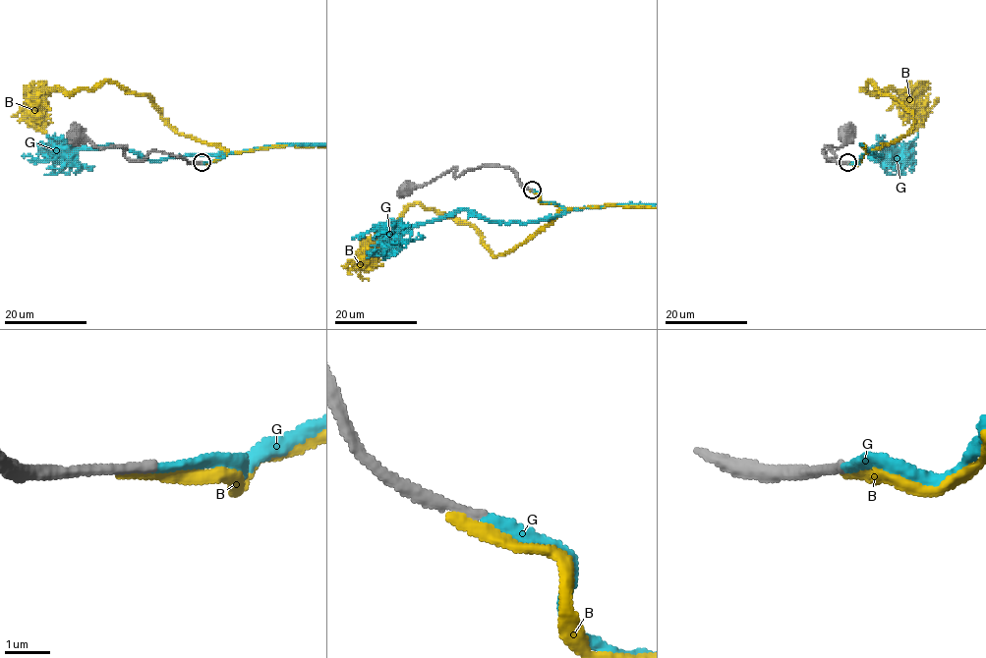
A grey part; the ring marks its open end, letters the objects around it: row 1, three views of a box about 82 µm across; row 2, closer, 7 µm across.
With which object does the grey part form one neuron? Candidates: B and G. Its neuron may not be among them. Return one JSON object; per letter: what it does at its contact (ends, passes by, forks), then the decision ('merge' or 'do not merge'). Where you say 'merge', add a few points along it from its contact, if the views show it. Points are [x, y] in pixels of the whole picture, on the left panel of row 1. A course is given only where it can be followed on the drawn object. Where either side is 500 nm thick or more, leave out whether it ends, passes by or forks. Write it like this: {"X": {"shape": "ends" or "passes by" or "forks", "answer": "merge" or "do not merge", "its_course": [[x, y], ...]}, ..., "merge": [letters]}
{"B": {"shape": "ends", "answer": "do not merge"}, "G": {"shape": "ends", "answer": "merge"}, "merge": ["G"]}

